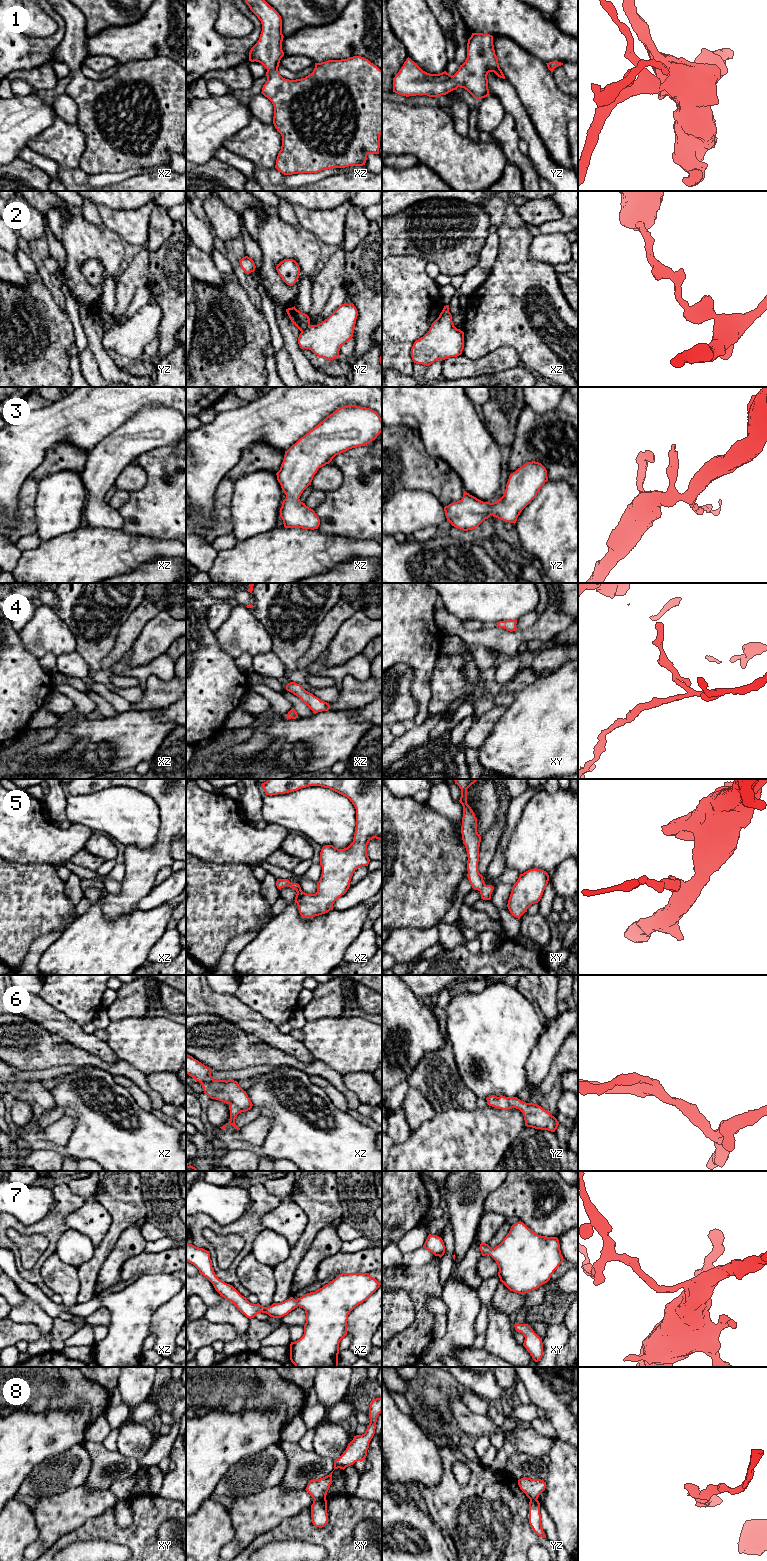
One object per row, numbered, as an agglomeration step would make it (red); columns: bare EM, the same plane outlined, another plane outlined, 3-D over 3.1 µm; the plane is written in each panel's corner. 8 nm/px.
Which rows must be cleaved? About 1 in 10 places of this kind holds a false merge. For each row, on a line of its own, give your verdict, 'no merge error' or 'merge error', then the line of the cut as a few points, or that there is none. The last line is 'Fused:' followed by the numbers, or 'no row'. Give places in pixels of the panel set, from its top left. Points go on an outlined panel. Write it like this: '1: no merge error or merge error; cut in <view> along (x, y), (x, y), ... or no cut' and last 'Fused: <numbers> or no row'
1: no merge error; no cut
2: merge error; cut in yz along (309, 324), (301, 331)
3: no merge error; no cut
4: no merge error; no cut
5: no merge error; no cut
6: no merge error; no cut
7: no merge error; no cut
8: merge error; cut in xy along (325, 1497), (314, 1499)
Fused: 2, 8

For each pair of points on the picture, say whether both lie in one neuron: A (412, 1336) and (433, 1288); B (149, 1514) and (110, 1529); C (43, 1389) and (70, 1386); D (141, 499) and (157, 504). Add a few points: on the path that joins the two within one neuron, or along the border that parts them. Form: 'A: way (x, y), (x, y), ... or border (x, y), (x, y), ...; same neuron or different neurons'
A: way (420, 1323), (420, 1297); same neuron
B: way (139, 1524), (131, 1532), (120, 1532); same neuron
C: way (50, 1388), (63, 1387); same neuron
D: way (145, 503), (153, 504); same neuron

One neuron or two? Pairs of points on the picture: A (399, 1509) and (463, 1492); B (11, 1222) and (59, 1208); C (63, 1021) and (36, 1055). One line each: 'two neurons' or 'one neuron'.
A: two neurons
B: one neuron
C: two neurons

